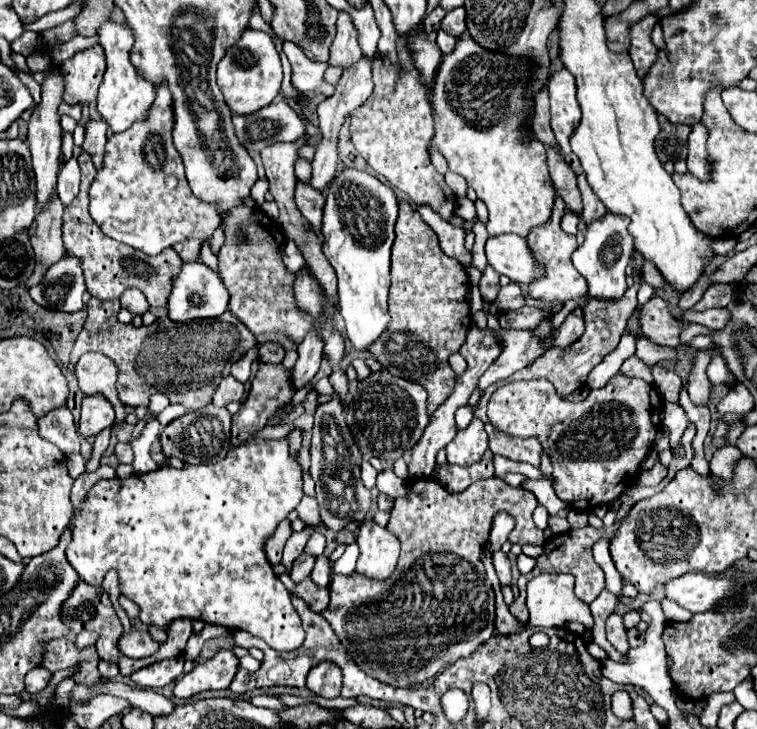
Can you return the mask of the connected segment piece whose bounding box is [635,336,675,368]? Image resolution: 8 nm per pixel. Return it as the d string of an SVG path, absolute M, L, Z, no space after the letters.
M637 336L635 338L635 354L651 368L661 360L667 358L675 358L675 350L669 346L659 346L655 342L651 342L647 336Z

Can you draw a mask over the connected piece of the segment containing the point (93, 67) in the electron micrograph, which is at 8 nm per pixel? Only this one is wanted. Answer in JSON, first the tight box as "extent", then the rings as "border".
{"extent":[63,46,105,104],"border":[[[93,46],[77,52],[73,58],[63,62],[65,94],[67,104],[91,104],[95,102],[97,88],[105,74],[105,52],[101,46]]]}

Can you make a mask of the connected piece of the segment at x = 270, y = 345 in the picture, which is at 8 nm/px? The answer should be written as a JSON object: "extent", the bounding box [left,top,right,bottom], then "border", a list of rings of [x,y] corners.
{"extent":[259,342,285,362],"border":[[[267,342],[259,348],[259,360],[263,362],[283,362],[283,358],[285,358],[285,350],[277,342]]]}

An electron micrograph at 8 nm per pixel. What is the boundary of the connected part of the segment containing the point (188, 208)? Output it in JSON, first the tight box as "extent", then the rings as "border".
{"extent":[89,84,221,256],"border":[[[161,84],[149,110],[149,118],[145,122],[135,122],[125,132],[109,136],[105,146],[105,166],[97,172],[89,190],[89,210],[101,230],[149,256],[157,256],[165,248],[189,238],[209,240],[221,224],[217,208],[193,196],[183,172],[181,156],[173,146],[171,130],[171,92]]]}

